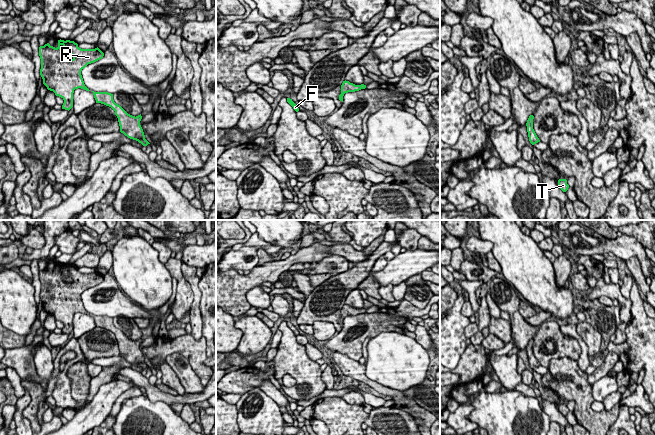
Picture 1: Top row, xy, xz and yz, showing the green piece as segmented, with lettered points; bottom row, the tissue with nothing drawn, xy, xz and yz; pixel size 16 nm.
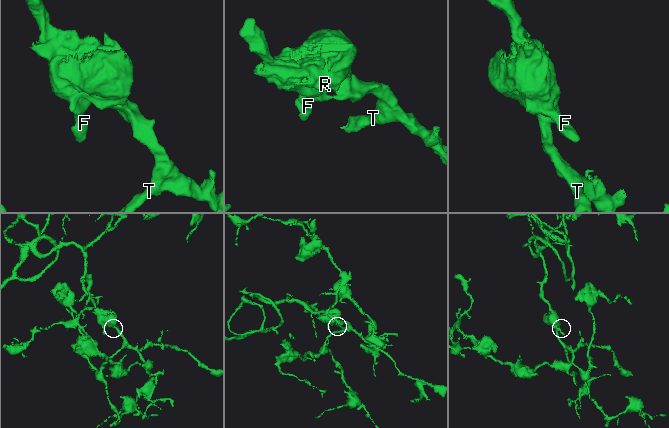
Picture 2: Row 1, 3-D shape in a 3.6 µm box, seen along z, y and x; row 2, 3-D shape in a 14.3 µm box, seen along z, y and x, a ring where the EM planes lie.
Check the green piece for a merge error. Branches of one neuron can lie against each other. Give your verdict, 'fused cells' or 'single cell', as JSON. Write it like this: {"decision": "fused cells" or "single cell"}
{"decision": "single cell"}

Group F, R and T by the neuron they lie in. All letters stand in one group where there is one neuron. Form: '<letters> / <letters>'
F R T

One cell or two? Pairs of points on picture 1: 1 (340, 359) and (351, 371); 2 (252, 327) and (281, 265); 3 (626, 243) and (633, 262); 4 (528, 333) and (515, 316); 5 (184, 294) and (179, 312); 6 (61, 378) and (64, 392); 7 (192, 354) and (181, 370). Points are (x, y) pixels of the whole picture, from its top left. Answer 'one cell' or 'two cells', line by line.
1: one cell
2: two cells
3: two cells
4: one cell
5: one cell
6: one cell
7: two cells

